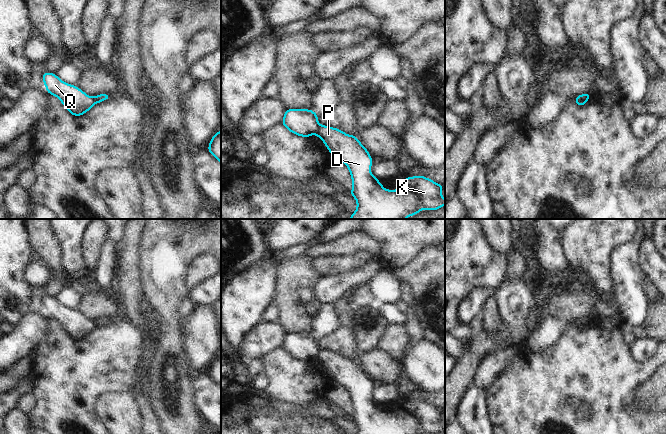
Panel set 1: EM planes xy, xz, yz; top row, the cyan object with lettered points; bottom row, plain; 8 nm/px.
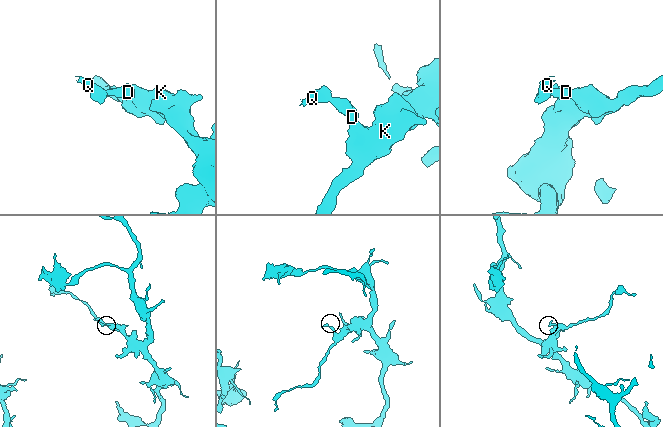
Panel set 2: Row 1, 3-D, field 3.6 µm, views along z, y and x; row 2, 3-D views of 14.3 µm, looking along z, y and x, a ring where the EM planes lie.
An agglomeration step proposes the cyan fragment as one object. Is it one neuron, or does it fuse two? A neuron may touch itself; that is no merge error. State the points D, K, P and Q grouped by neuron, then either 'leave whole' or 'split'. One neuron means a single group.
D K P / Q | split

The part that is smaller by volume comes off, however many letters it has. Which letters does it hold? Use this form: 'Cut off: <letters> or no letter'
Cut off: Q

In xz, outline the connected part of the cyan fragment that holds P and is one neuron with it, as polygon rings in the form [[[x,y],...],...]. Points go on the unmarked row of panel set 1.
[[[319,349],[316,358],[323,364],[332,380],[343,385],[350,394],[353,405],[353,413],[350,418],[357,425],[356,434],[422,434],[423,432],[437,434],[445,429],[445,424],[441,420],[443,409],[424,400],[406,401],[403,411],[395,415],[390,413],[384,415],[384,410],[370,396],[373,383],[356,360],[347,359],[340,353],[325,349]]]

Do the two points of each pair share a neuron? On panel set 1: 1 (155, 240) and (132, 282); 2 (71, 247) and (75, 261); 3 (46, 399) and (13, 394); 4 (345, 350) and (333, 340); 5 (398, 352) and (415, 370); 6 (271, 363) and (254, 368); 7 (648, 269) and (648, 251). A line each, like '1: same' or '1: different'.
1: different
2: same
3: different
4: same
5: different
6: different
7: same

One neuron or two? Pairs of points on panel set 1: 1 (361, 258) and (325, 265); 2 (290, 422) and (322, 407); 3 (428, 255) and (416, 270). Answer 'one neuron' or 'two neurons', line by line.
1: one neuron
2: two neurons
3: one neuron

